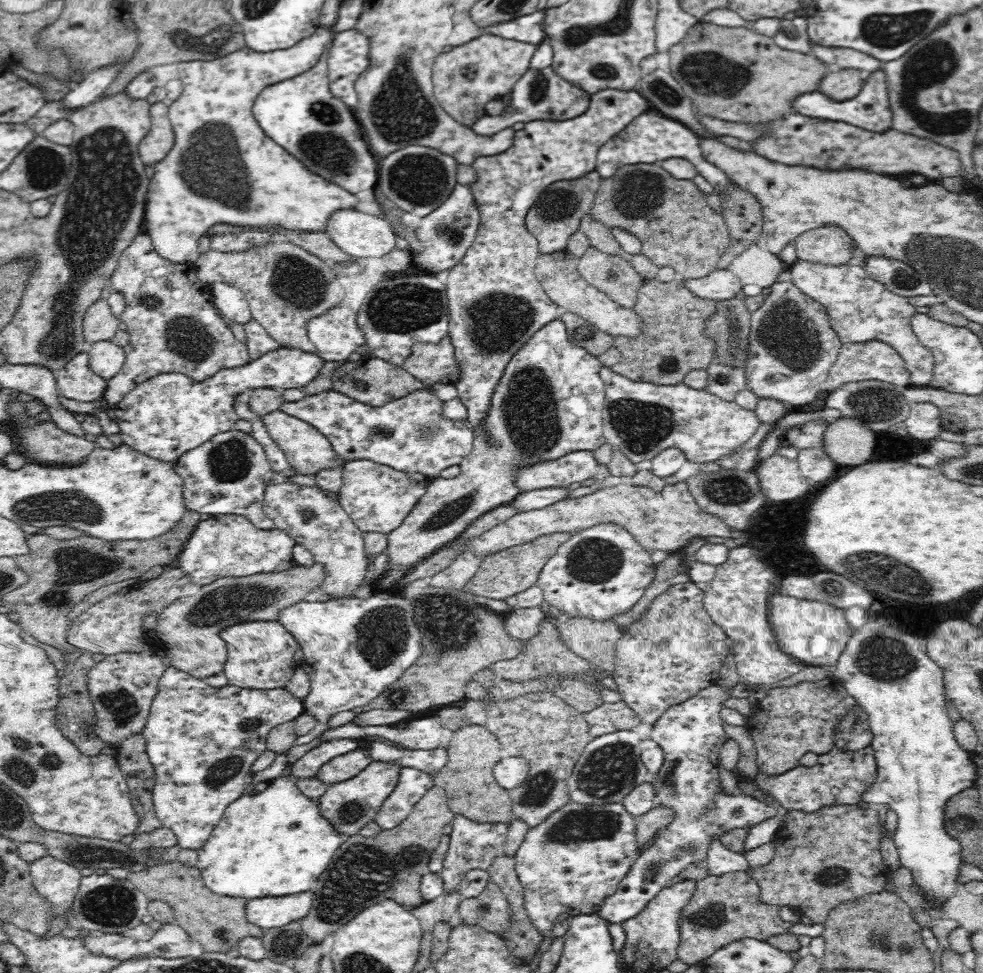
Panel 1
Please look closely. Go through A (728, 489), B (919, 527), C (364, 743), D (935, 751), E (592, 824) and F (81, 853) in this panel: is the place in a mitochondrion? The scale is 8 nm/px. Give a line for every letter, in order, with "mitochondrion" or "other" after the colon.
A: mitochondrion
B: other
C: other
D: other
E: mitochondrion
F: mitochondrion

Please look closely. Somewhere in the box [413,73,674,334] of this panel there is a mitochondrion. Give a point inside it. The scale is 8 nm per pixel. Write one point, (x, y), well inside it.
(635, 192)

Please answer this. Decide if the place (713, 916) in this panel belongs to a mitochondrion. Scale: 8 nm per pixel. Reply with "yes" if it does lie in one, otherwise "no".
yes

